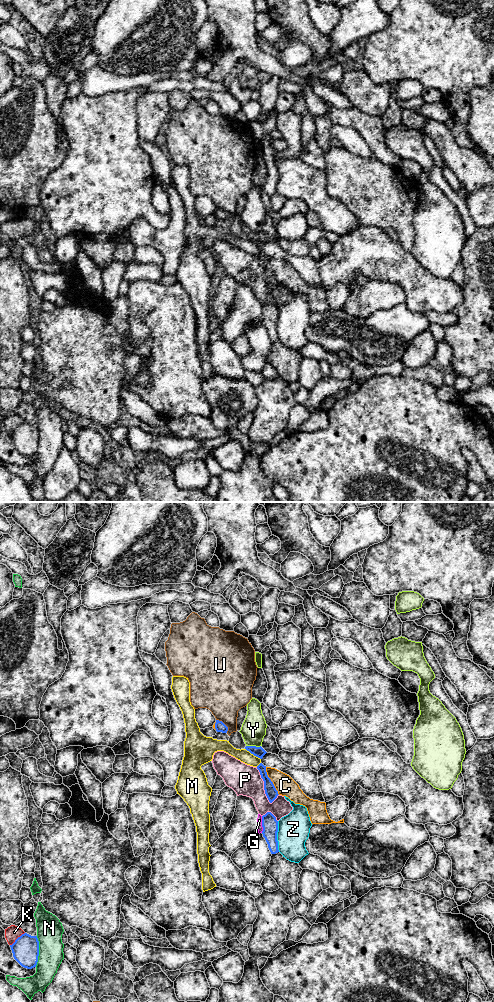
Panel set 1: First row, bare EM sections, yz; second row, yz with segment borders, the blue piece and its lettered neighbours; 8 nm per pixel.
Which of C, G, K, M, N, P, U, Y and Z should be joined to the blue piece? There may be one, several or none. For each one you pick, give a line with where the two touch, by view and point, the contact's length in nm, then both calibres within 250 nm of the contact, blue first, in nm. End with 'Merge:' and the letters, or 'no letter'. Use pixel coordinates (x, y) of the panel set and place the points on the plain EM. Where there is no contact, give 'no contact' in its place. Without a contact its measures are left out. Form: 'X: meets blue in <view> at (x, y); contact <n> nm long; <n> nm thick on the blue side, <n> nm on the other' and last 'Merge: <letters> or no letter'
Merge: no letter

